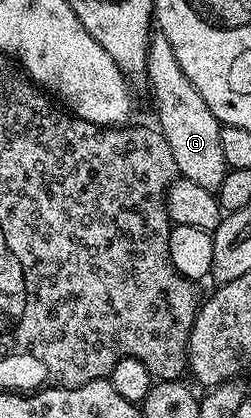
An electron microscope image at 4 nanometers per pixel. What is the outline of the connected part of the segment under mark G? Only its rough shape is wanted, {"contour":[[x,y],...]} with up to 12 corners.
{"contour":[[161,31],[147,47],[157,128],[179,174],[218,190],[223,124]]}

